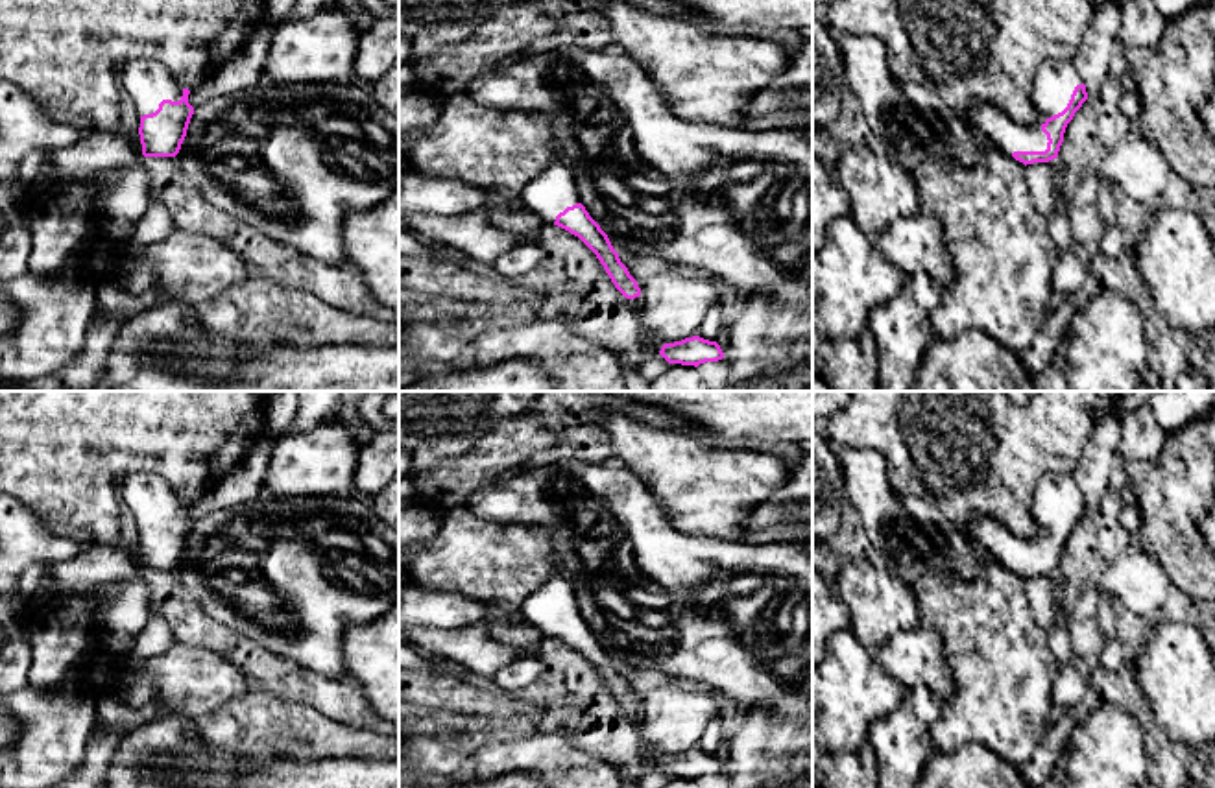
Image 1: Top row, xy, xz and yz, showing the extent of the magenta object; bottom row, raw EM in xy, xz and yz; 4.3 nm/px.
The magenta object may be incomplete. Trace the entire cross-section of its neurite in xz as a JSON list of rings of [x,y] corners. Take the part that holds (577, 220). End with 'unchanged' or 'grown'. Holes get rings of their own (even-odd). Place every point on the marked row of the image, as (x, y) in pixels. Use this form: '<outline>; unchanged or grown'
[[[559,153],[523,186],[521,201],[535,210],[545,223],[558,225],[578,236],[596,255],[611,282],[626,299],[641,295],[637,281],[620,262],[608,234],[582,205],[574,173]]]; grown

